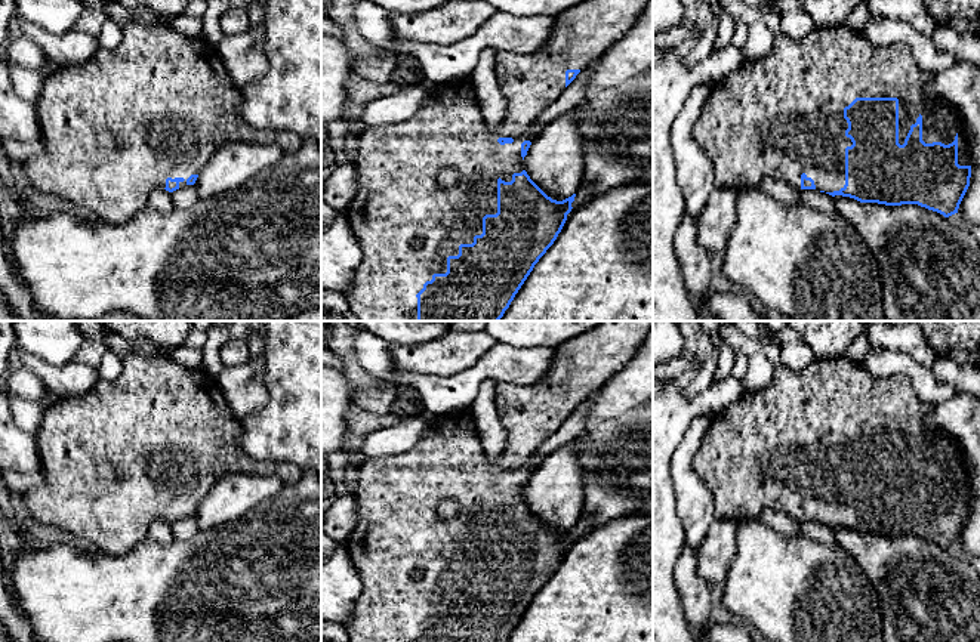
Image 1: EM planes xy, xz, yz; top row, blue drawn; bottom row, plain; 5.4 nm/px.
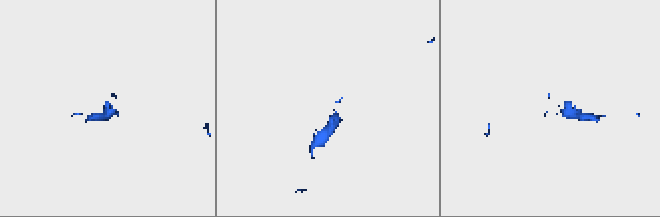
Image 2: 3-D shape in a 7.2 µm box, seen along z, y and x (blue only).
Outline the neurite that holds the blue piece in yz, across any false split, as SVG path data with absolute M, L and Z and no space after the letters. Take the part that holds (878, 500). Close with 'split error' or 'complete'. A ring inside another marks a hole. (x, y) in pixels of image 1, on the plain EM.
M845 355L814 359L798 373L780 364L767 388L742 395L714 414L693 467L711 490L718 518L742 522L773 510L860 534L918 535L949 549L958 544L970 518L971 491L955 444L925 426L933 408L913 391L906 374L875 377Z; split error

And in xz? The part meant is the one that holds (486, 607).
M601 321L591 331L586 331L574 339L567 340L555 349L555 357L551 362L551 370L534 385L496 383L494 404L499 420L506 430L505 450L496 462L490 462L481 447L481 438L475 428L474 417L469 411L450 413L438 416L432 428L417 441L413 450L397 456L373 457L358 460L358 481L355 490L357 524L345 541L345 547L352 565L360 574L363 589L355 601L354 612L345 624L351 642L506 642L515 626L533 602L539 590L554 575L561 564L567 546L577 538L586 535L594 527L589 516L579 519L571 528L557 533L548 528L527 506L523 499L523 491L534 470L530 464L537 448L563 425L563 422L576 410L576 407L594 395L604 383L620 370L637 352L648 331L653 328L653 321ZM441 500L456 500L459 503L457 516L453 519L441 519L437 513L437 506Z; split error

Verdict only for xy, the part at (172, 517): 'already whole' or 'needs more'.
needs more

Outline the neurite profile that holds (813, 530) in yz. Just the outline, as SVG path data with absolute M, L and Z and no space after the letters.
M801 521L799 528L801 528L802 537L805 538L810 538L823 544L836 544L833 528L826 524L820 524L817 521Z

